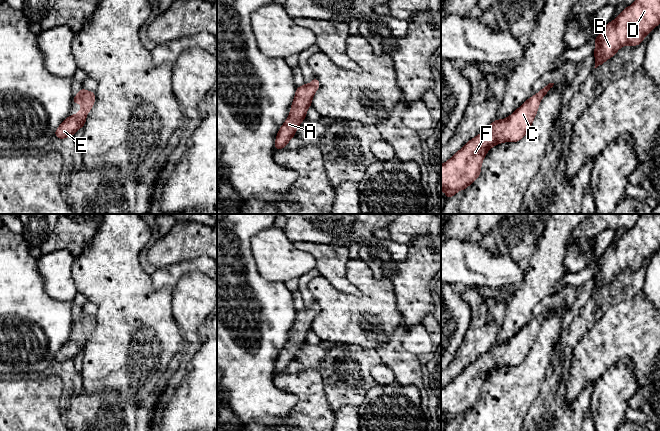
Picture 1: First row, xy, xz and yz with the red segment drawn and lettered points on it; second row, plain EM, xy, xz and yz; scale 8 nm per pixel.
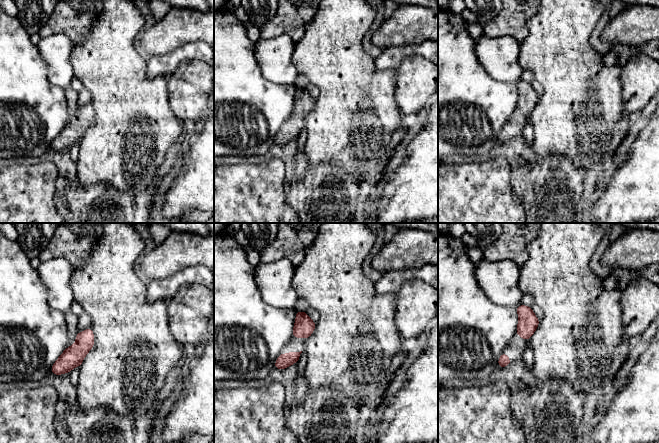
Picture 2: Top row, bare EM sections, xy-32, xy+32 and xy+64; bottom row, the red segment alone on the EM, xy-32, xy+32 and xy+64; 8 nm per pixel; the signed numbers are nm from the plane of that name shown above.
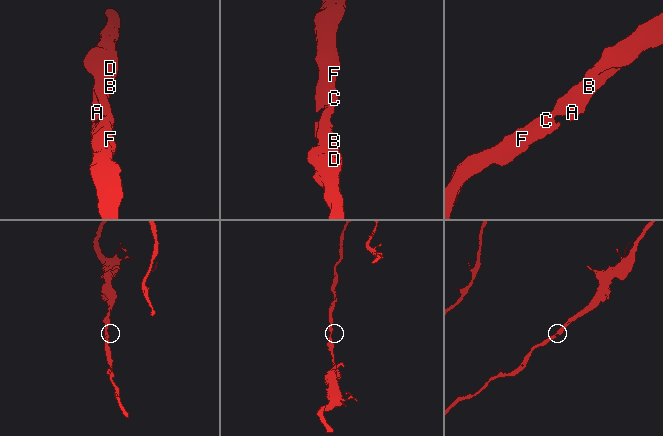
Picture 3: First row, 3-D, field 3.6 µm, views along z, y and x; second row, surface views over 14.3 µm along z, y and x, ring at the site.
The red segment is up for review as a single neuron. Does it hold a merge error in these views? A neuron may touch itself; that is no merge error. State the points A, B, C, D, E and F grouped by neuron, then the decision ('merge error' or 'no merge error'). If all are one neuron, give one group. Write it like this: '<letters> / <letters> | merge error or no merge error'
A B C D E F | no merge error

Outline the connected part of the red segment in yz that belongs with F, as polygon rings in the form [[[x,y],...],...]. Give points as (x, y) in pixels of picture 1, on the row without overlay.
[[[554,307],[546,309],[509,341],[496,343],[486,354],[468,365],[448,385],[441,388],[441,415],[446,417],[448,424],[479,401],[484,381],[494,369],[517,366],[525,360],[536,340],[540,324],[553,309]]]

